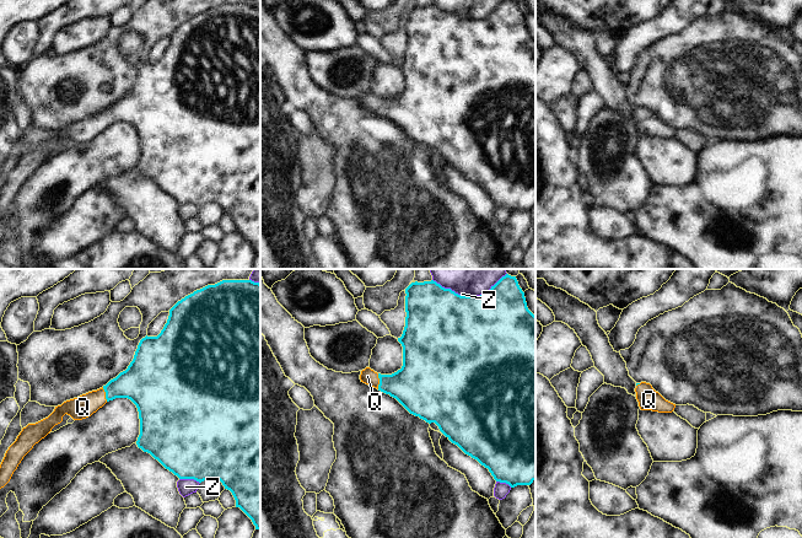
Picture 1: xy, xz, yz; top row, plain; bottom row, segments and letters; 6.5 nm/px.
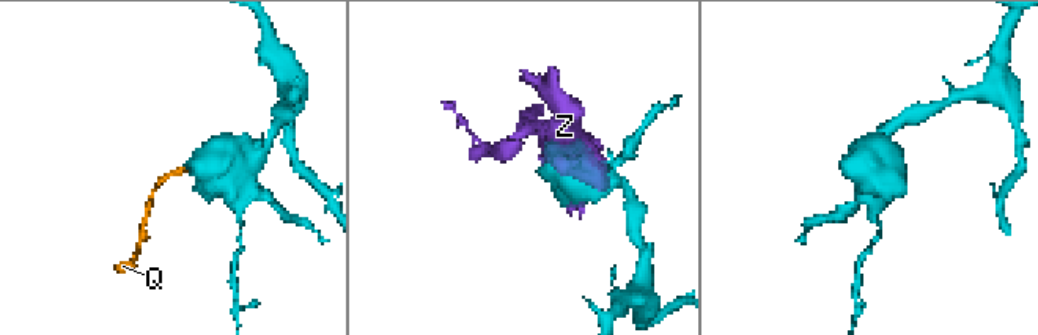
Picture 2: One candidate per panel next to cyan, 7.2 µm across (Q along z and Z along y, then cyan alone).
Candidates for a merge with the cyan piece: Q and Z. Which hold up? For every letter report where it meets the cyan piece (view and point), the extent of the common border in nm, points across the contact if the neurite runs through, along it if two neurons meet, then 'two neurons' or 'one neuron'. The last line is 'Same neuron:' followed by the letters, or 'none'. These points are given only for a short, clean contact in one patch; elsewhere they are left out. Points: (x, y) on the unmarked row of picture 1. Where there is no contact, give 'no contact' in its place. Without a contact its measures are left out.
Q: contact xz (380, 106); length 100 nm; way xz (418, 109), (389, 109), (380, 106), (367, 101); one neuron
Z: contact xz (468, 21); length 480 nm; two neurons
Same neuron: Q

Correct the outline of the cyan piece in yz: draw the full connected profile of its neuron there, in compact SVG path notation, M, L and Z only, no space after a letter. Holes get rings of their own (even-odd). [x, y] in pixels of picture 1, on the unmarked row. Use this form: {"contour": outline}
{"contour": "M636 108L635 117L641 135L672 138L675 133L675 129L666 125L650 108Z"}

